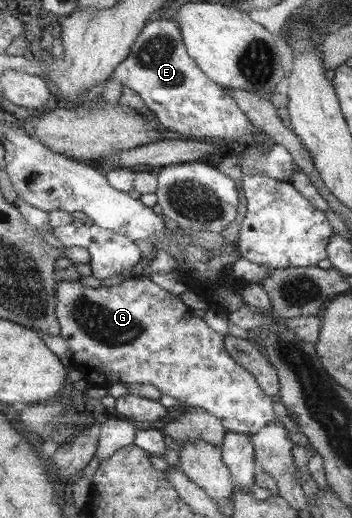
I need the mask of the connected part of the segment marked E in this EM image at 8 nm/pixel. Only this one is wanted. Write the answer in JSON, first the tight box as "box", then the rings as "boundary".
{"box":[112,19,257,145],"boundary":[[[169,19],[148,21],[131,54],[117,66],[112,78],[138,93],[144,104],[157,116],[163,128],[186,135],[189,139],[226,145],[230,142],[251,144],[257,127],[235,102],[225,87],[217,84],[195,62],[185,46],[177,22]]]}

